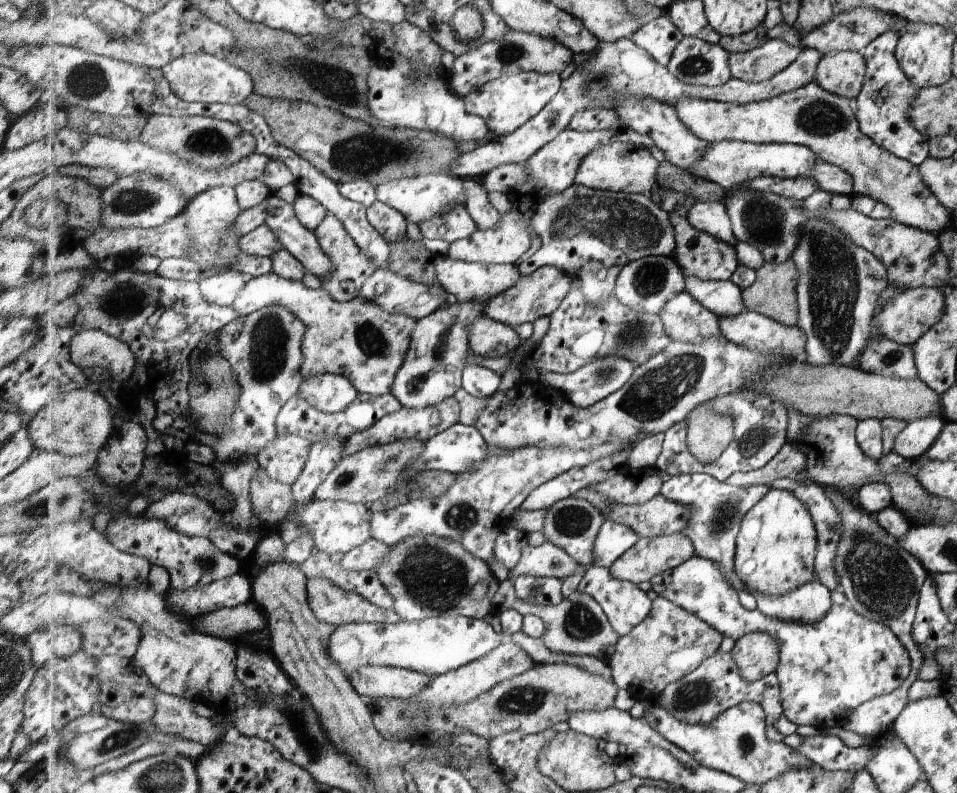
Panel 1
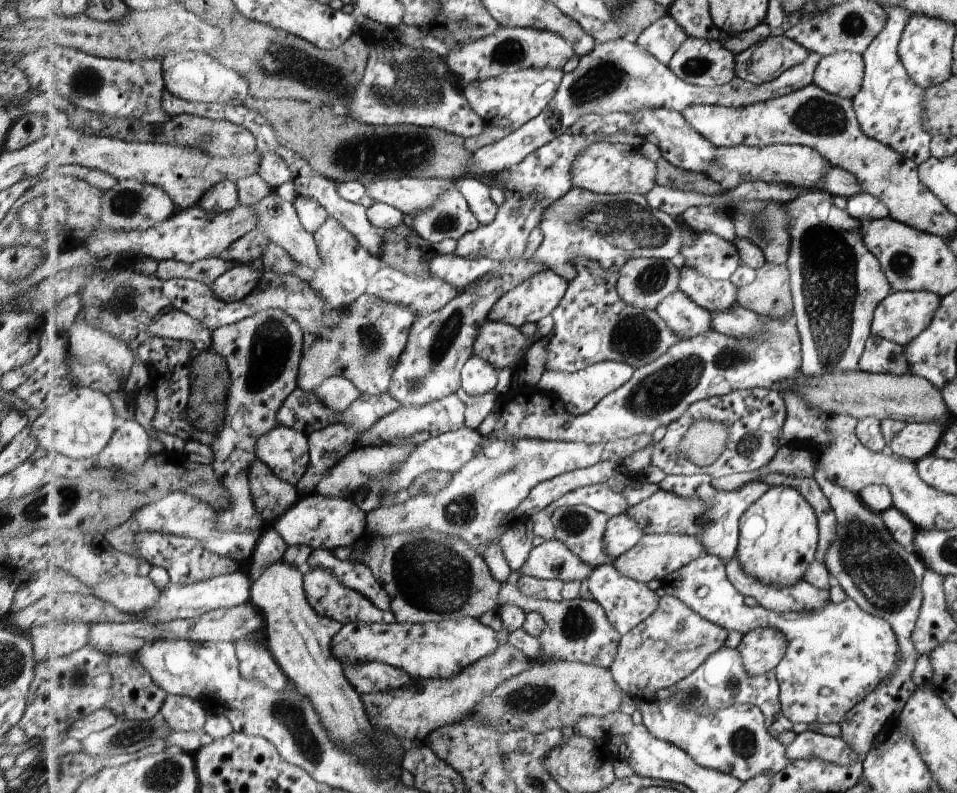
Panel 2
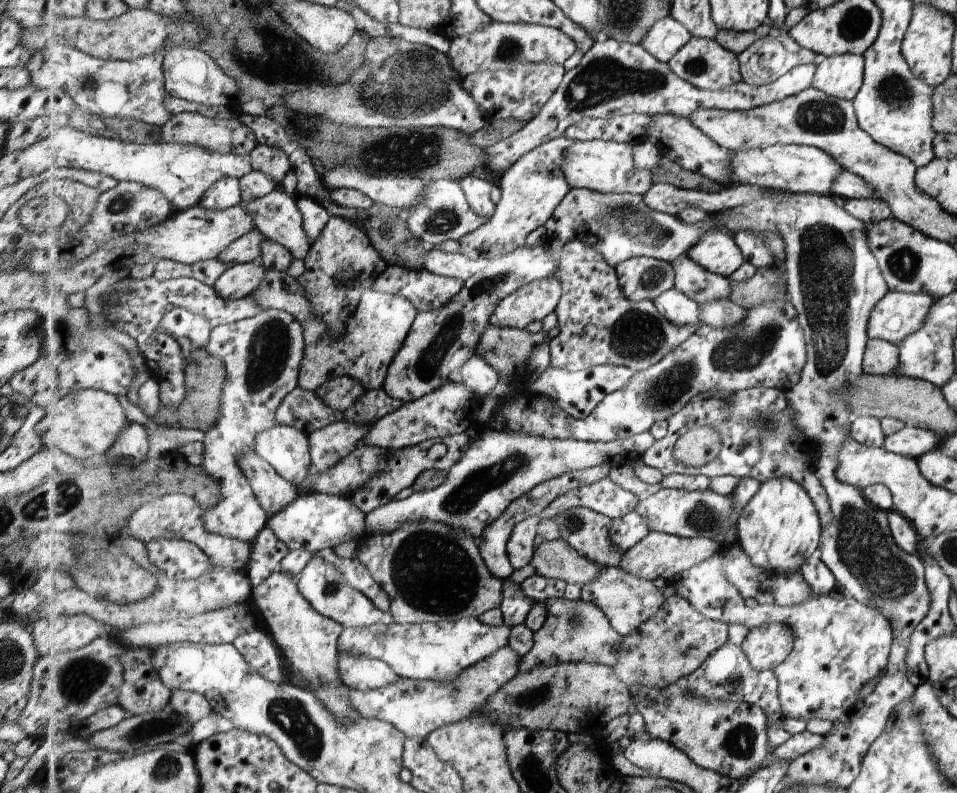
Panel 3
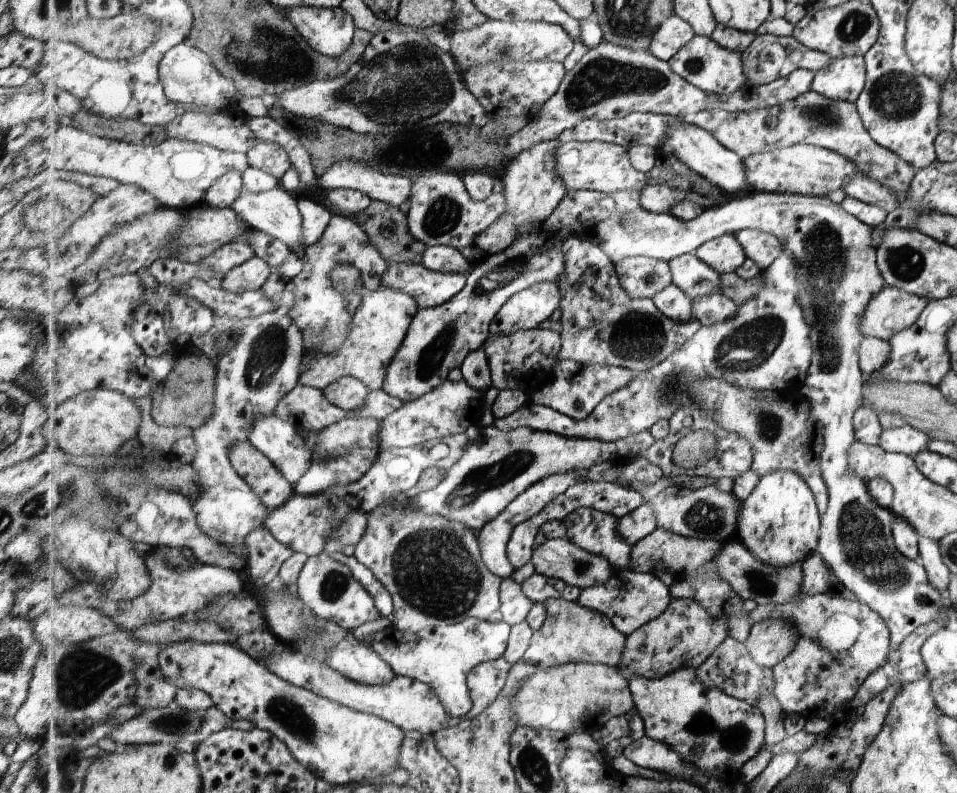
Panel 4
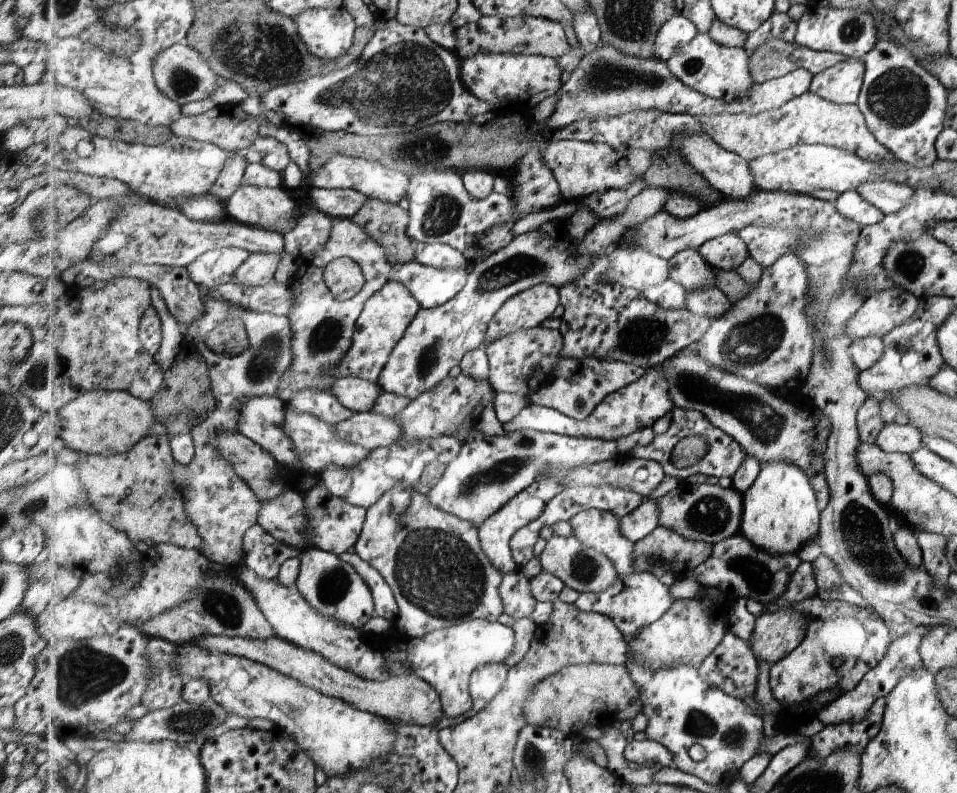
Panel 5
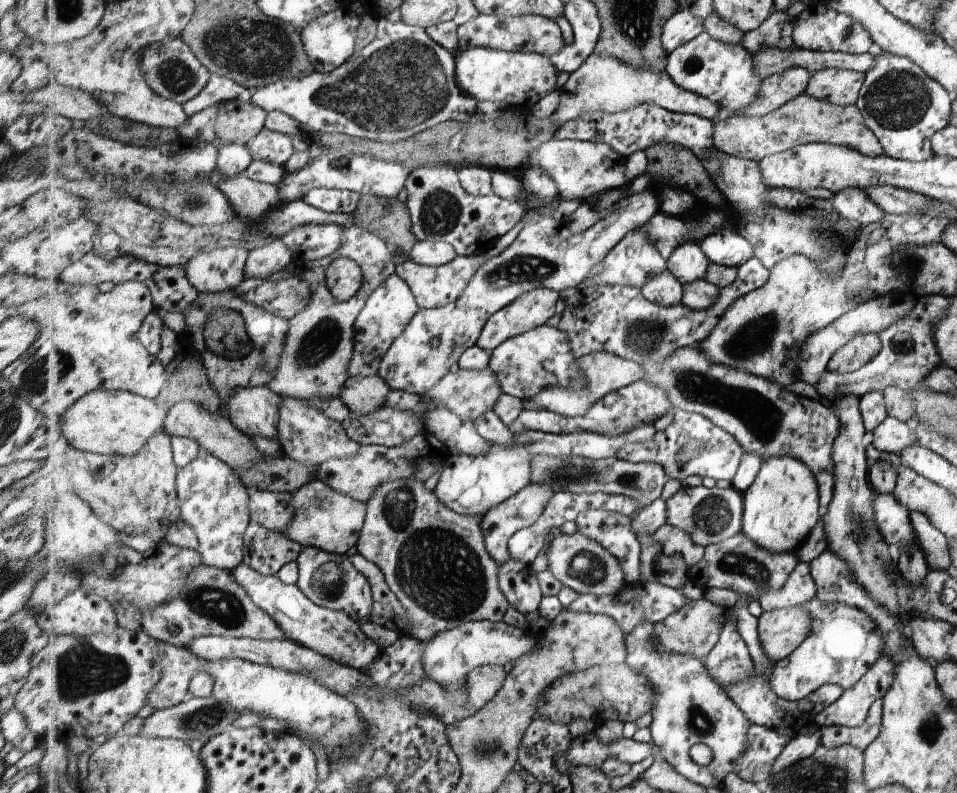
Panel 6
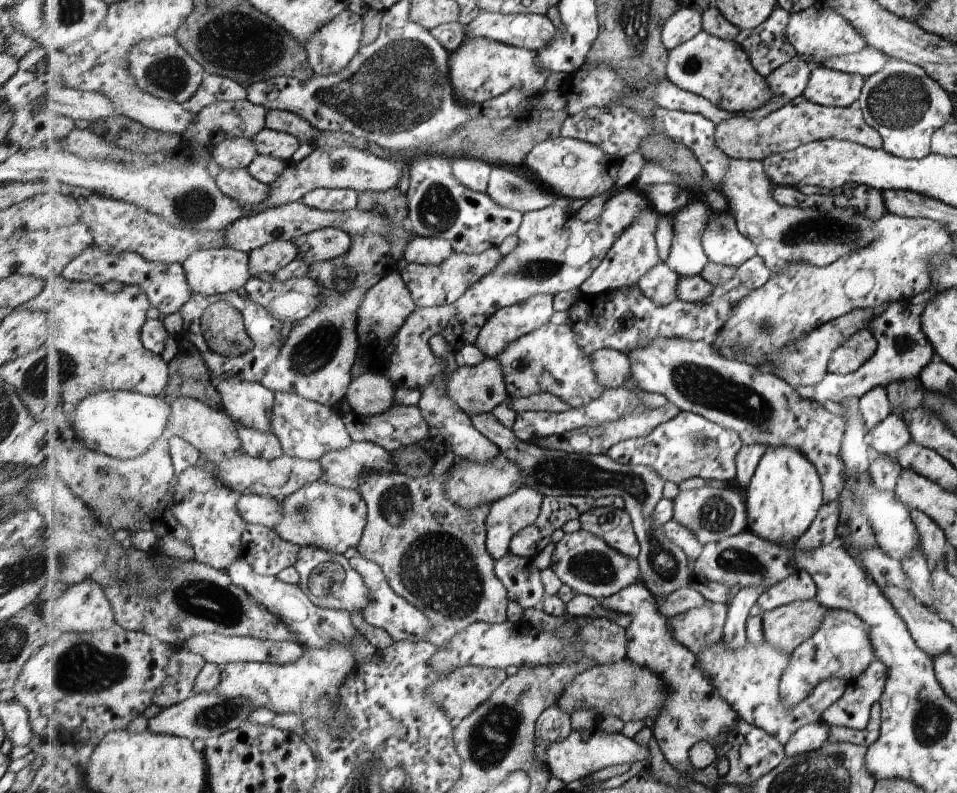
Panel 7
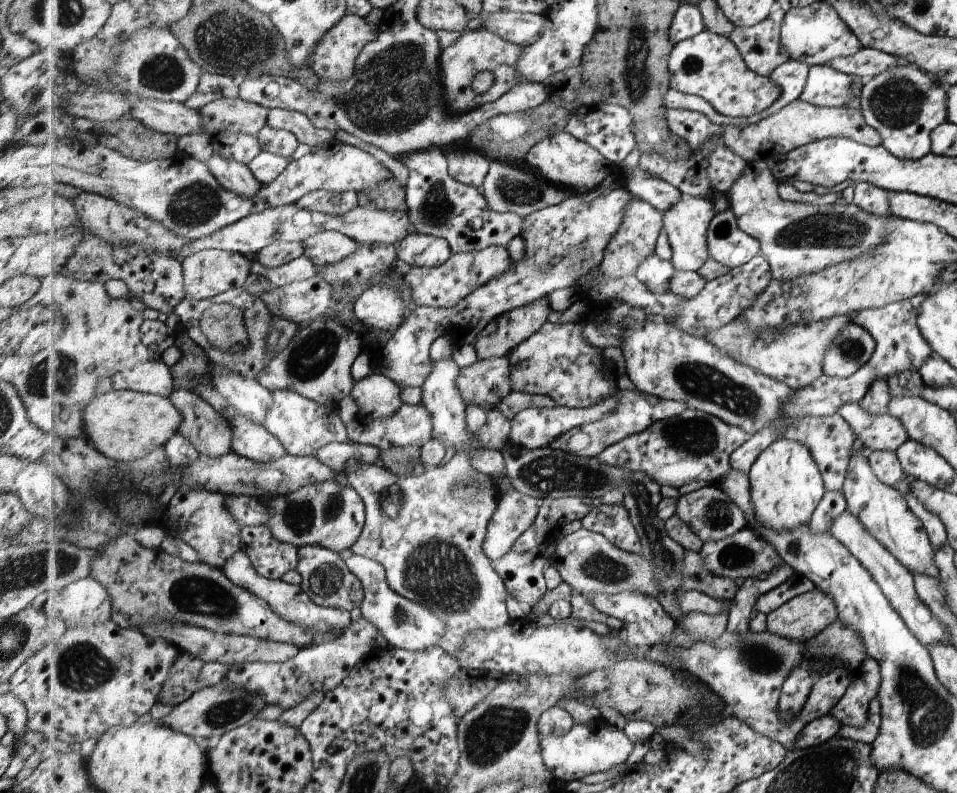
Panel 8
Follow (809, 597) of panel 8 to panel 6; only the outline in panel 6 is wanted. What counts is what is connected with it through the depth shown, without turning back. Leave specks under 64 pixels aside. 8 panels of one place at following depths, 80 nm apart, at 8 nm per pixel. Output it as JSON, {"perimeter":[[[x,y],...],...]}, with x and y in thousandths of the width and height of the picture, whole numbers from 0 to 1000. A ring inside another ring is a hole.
{"perimeter":[[[840,763],[799,770],[792,781],[796,820],[805,834],[821,831],[848,796],[850,776]]]}

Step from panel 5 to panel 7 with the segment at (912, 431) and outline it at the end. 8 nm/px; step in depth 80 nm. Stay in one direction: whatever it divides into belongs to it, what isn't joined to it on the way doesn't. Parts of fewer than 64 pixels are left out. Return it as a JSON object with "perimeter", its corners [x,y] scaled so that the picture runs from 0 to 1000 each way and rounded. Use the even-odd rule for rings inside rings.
{"perimeter":[[[932,520],[922,533],[908,544],[907,556],[916,573],[934,573],[951,555],[950,538],[939,522]]]}

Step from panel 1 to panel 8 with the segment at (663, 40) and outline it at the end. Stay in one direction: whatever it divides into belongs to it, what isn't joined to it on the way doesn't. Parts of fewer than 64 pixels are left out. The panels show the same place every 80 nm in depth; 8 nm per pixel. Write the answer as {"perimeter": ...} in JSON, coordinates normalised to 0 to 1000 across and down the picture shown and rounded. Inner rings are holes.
{"perimeter":[[[712,3],[710,13],[705,16],[698,47],[706,57],[708,53],[724,48],[727,43],[738,38],[736,23],[730,6]]]}

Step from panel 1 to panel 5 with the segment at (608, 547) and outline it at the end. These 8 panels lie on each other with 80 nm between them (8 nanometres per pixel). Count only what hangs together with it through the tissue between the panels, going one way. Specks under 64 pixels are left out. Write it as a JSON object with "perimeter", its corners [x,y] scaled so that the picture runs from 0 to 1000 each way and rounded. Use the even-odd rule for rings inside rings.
{"perimeter":[[[674,629],[662,644],[650,652],[650,672],[662,685],[691,663],[689,631]]]}

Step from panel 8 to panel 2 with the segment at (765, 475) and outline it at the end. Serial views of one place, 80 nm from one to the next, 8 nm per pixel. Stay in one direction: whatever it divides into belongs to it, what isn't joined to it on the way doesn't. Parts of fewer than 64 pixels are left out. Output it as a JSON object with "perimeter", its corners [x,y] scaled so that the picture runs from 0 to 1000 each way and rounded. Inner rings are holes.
{"perimeter":[[[807,613],[776,649],[769,701],[777,720],[789,731],[809,740],[822,740],[838,733],[855,696],[855,651],[835,617]]]}

